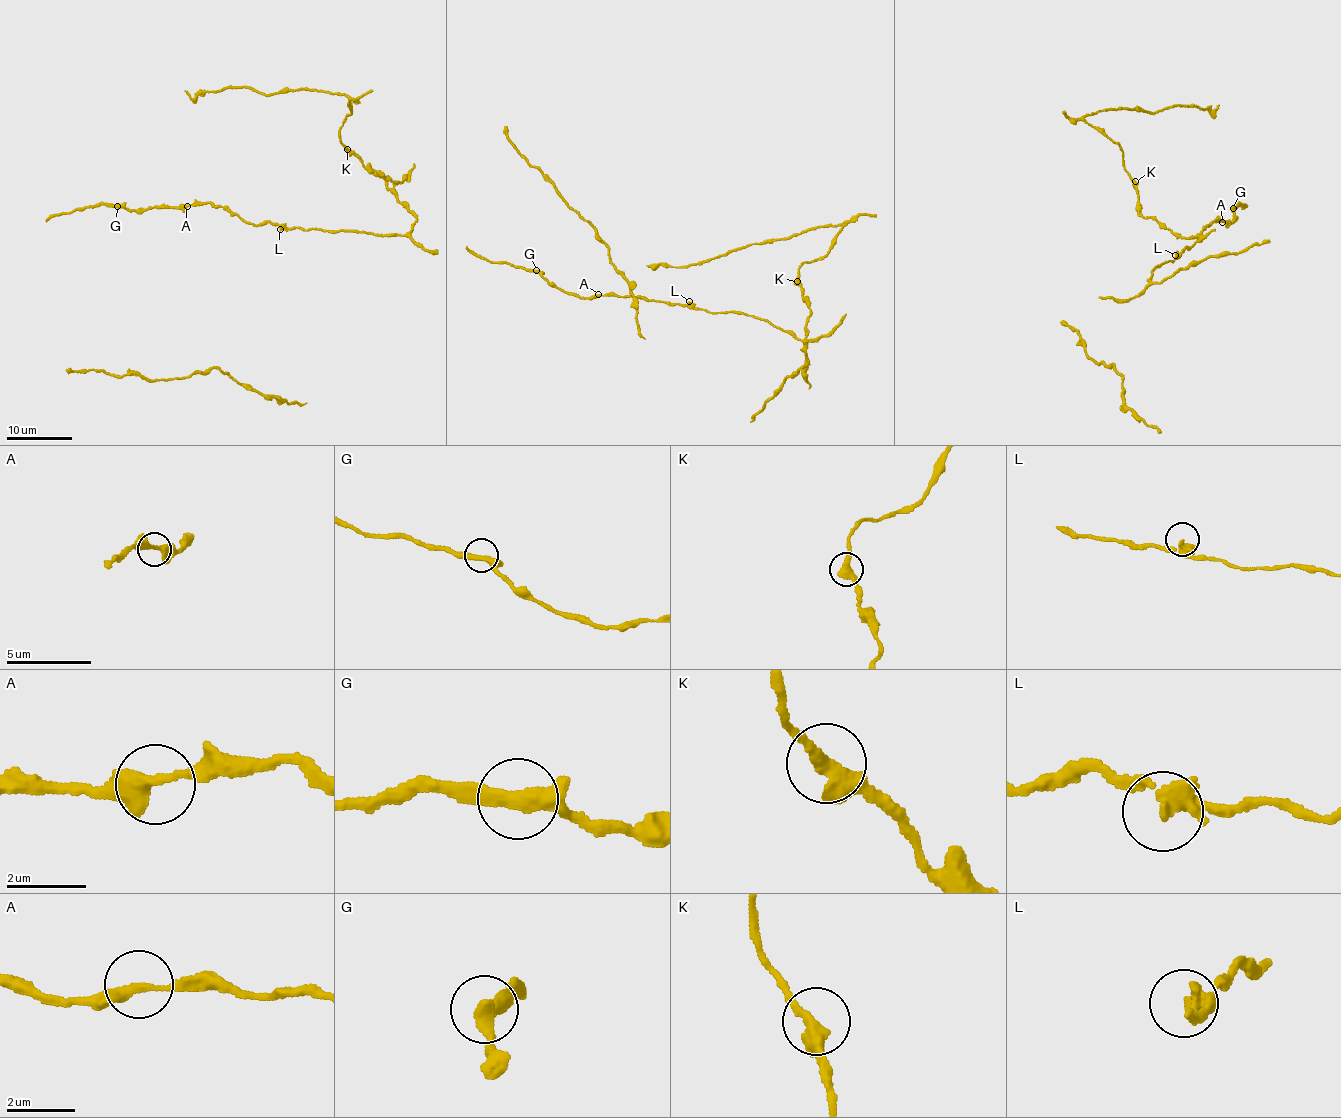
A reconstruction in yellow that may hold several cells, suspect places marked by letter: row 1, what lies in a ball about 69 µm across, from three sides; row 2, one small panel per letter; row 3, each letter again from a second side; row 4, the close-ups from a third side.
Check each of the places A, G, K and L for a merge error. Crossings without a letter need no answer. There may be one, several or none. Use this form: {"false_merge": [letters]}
{"false_merge": []}

